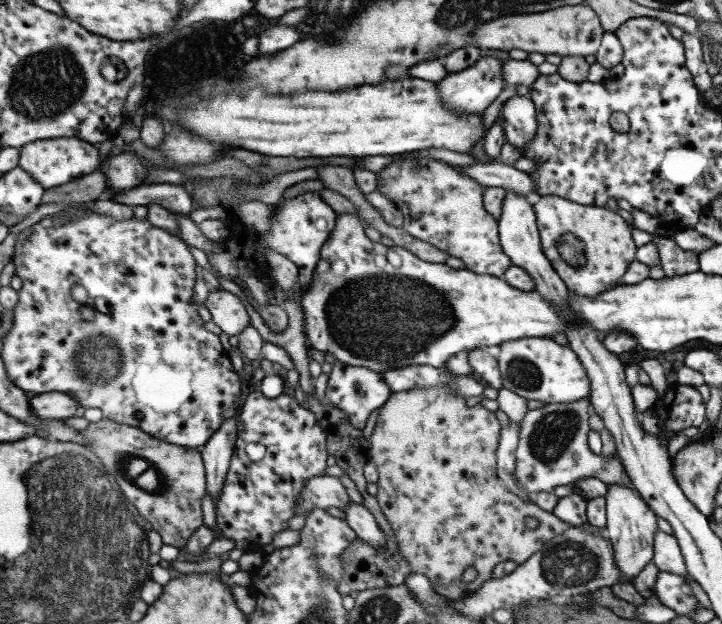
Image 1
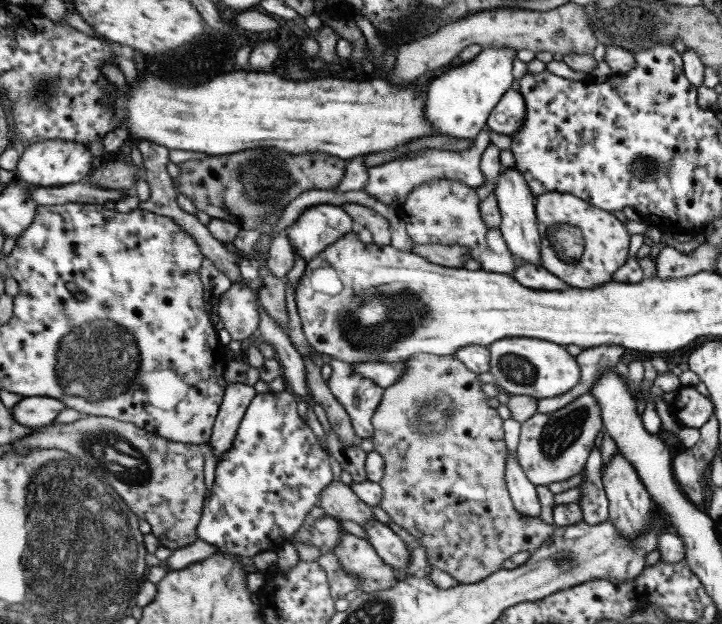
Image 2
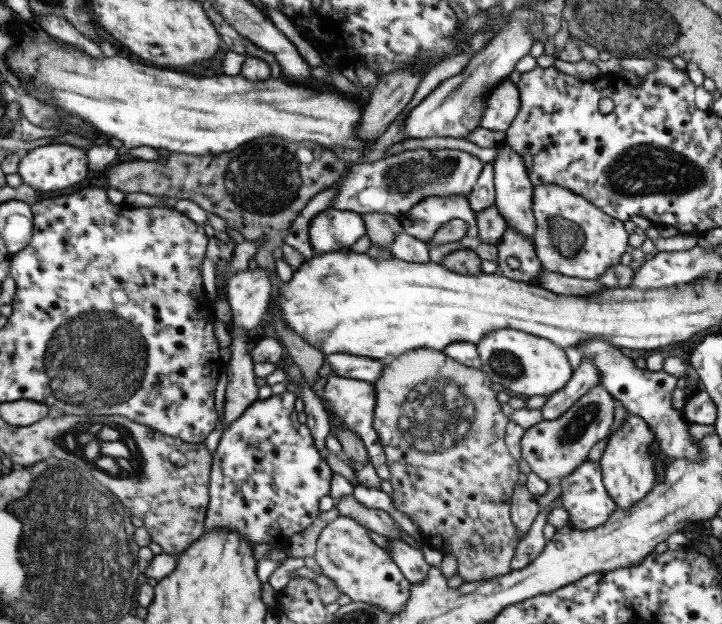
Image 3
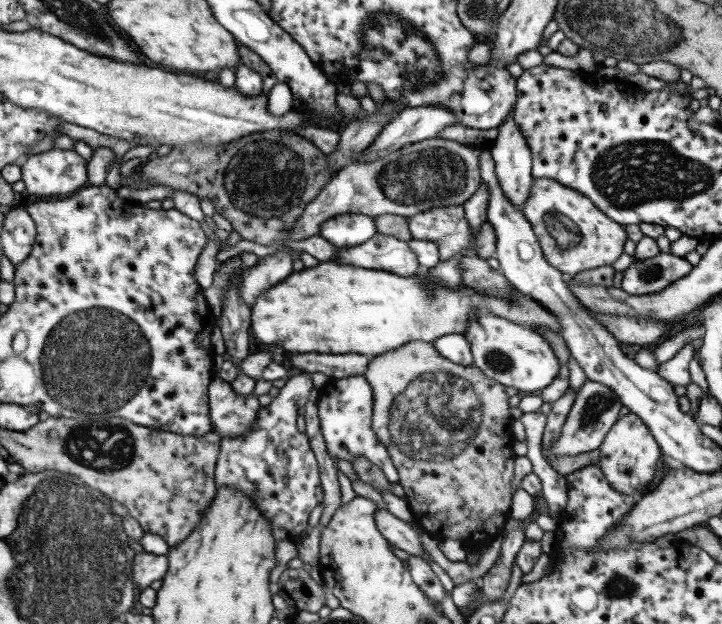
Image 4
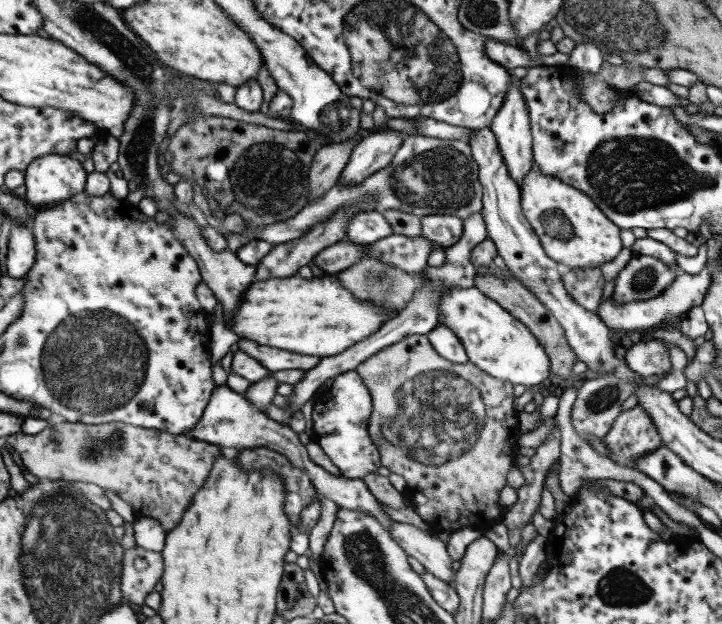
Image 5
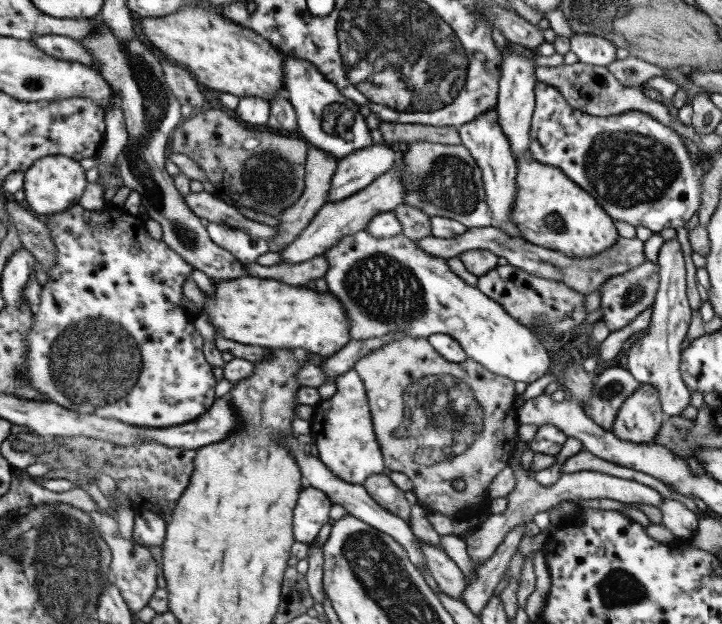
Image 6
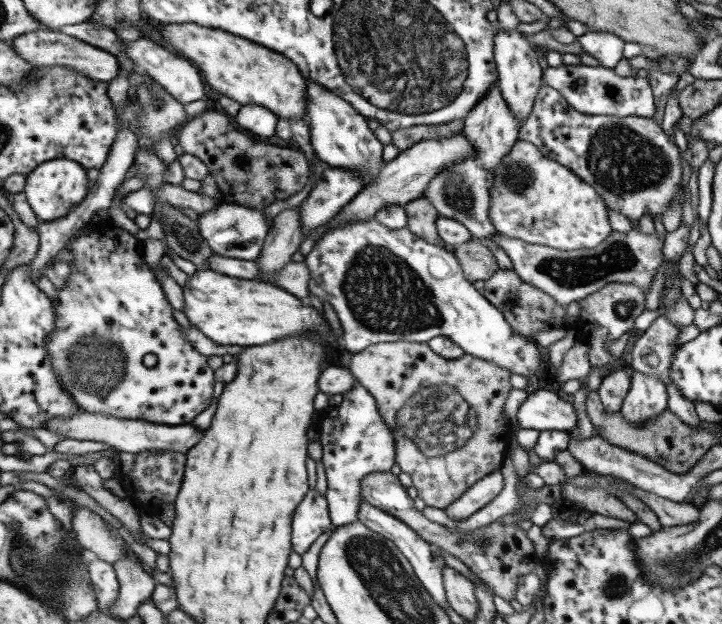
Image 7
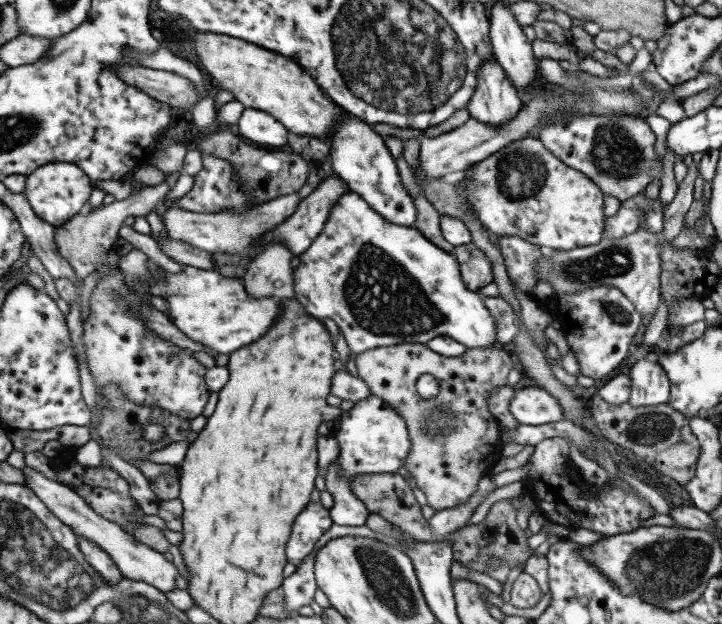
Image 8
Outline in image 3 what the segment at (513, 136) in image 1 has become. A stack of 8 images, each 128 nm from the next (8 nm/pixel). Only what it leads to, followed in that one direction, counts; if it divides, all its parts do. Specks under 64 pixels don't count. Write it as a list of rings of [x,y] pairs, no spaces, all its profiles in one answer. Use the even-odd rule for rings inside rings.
[[[505,78],[487,93],[487,105],[479,115],[479,127],[505,132],[519,110],[519,96],[515,84]]]

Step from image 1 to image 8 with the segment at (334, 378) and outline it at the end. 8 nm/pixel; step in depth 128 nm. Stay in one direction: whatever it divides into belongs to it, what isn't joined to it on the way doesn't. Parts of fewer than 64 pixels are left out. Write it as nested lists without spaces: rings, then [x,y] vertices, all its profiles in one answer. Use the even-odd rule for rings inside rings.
[[[369,394],[363,400],[353,402],[353,406],[349,410],[341,411],[341,414],[337,416],[337,420],[339,428],[333,434],[333,438],[336,439],[338,444],[338,455],[328,464],[324,474],[326,492],[333,497],[333,505],[328,510],[328,514],[331,523],[338,526],[364,526],[369,513],[365,509],[365,505],[350,492],[349,483],[351,478],[357,473],[397,473],[397,470],[403,467],[411,443],[409,443],[403,417],[400,417],[391,405],[375,395]]]

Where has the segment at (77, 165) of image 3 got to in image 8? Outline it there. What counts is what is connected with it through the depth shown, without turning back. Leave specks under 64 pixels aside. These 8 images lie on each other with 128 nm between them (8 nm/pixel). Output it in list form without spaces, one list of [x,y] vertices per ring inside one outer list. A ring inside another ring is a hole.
[[[52,162],[38,166],[26,175],[22,193],[37,217],[53,226],[64,224],[73,215],[81,212],[92,188],[89,178],[78,166],[67,162]]]

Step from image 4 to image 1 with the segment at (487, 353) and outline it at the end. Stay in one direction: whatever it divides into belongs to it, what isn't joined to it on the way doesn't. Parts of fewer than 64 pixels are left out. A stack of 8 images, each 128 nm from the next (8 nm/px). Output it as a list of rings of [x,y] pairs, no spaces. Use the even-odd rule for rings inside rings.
[[[527,337],[499,343],[498,347],[499,353],[495,360],[497,360],[501,376],[501,389],[511,390],[521,398],[540,400],[545,404],[568,403],[581,398],[589,398],[589,380],[586,372],[576,354],[568,346],[557,344],[553,339],[547,337]]]

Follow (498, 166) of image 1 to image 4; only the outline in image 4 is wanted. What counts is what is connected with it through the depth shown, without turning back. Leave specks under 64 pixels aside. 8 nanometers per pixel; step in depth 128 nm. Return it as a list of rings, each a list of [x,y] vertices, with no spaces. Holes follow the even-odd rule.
[[[431,138],[403,146],[400,150],[387,154],[376,164],[358,161],[347,164],[323,184],[317,196],[307,202],[301,215],[289,227],[287,236],[291,240],[305,240],[309,236],[315,236],[319,233],[319,224],[323,224],[323,220],[329,220],[343,213],[361,213],[370,216],[391,213],[409,217],[417,212],[425,212],[429,208],[462,205],[467,198],[475,194],[480,184],[477,154],[478,150],[472,147],[454,141]]]

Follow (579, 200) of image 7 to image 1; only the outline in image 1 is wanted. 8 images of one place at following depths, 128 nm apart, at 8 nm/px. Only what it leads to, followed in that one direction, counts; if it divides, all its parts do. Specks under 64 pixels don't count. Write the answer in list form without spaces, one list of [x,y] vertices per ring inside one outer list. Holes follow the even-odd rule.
[[[552,194],[540,196],[532,207],[541,250],[568,291],[581,296],[595,297],[617,285],[627,265],[635,258],[636,246],[631,238],[631,228],[615,211],[604,207],[580,205]]]

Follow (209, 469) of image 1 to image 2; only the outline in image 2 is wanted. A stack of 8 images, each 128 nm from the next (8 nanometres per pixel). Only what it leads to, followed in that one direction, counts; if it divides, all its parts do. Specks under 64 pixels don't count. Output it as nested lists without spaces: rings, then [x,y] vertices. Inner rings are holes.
[[[235,382],[225,385],[218,413],[215,415],[210,438],[207,442],[219,461],[221,453],[229,449],[237,432],[239,421],[256,392],[252,386]]]

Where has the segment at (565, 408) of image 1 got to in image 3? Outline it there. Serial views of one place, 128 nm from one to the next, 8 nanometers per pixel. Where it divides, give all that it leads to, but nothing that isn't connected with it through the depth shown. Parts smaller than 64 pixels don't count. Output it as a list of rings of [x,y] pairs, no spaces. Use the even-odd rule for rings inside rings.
[[[599,384],[580,396],[559,418],[533,424],[520,438],[520,458],[527,462],[530,471],[546,483],[559,482],[576,466],[587,460],[589,448],[607,437],[613,422],[614,398]]]

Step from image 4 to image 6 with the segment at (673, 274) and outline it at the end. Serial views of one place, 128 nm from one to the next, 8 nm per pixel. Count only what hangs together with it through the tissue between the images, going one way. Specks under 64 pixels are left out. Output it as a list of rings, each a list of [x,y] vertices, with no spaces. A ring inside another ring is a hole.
[[[645,259],[637,268],[631,268],[619,276],[611,276],[599,288],[599,310],[601,322],[607,326],[609,332],[621,330],[627,326],[642,310],[653,304],[653,299],[658,286],[658,266]]]

